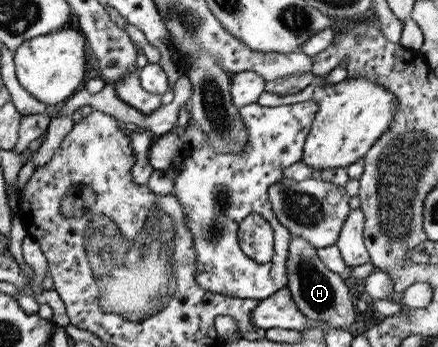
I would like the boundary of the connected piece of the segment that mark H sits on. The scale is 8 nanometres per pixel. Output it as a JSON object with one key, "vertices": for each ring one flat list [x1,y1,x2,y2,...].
{"vertices":[[300,239,289,241,287,248,286,287,296,308,310,320,321,320,332,328,347,329,354,321,354,306,350,299,351,282,340,274,329,271,318,258,316,249]]}

